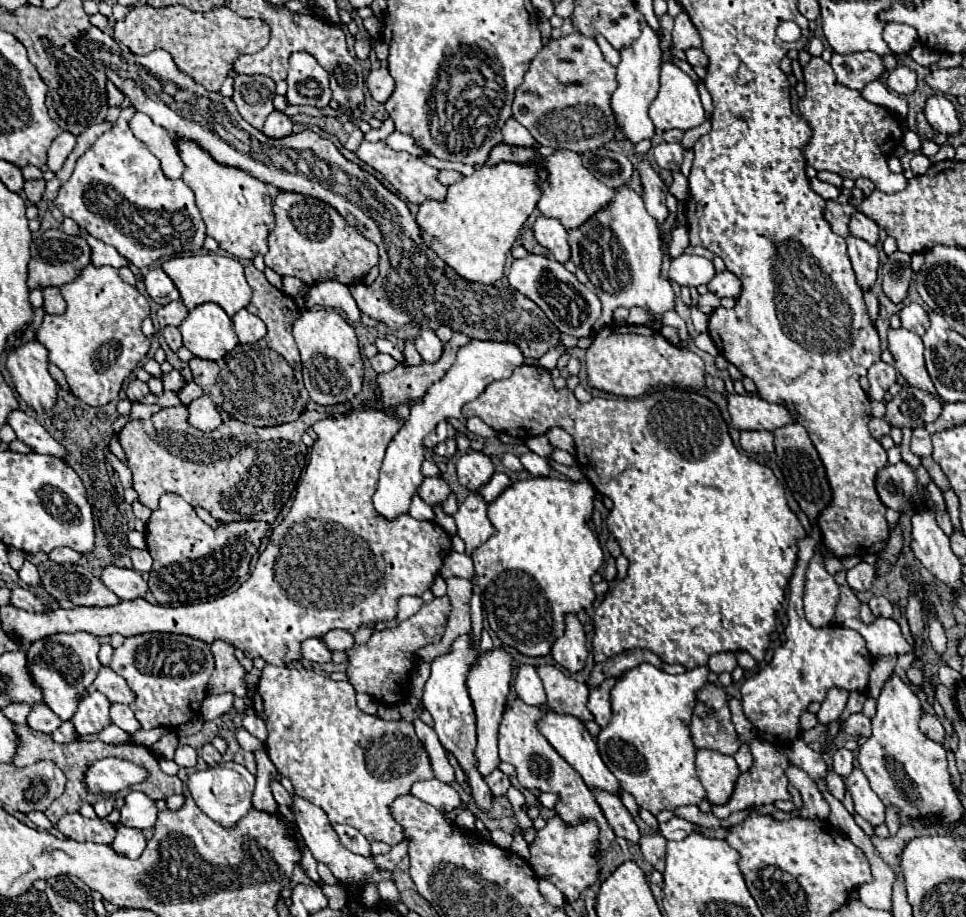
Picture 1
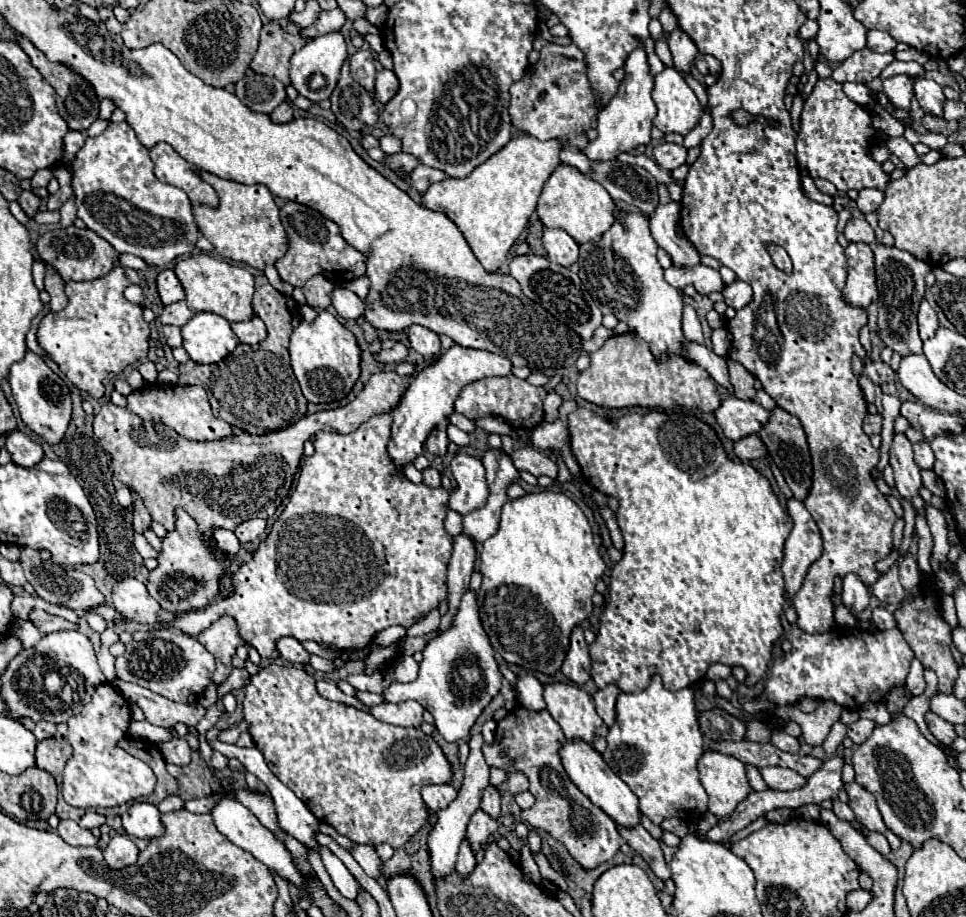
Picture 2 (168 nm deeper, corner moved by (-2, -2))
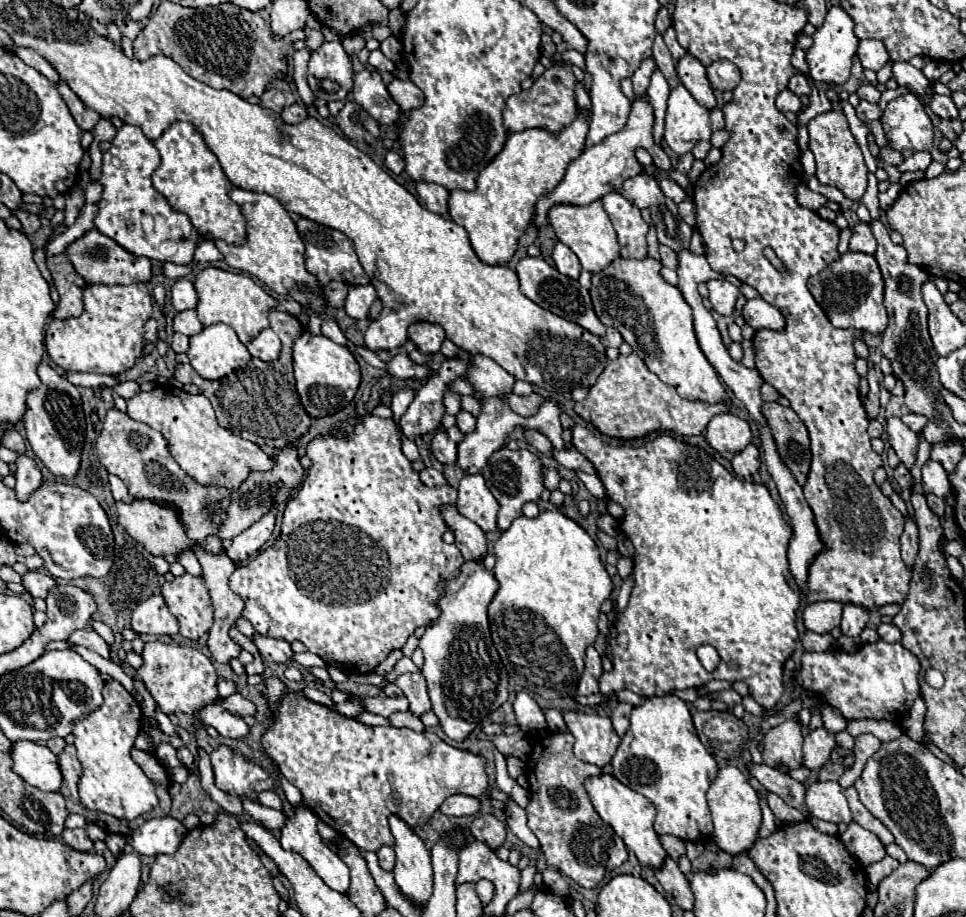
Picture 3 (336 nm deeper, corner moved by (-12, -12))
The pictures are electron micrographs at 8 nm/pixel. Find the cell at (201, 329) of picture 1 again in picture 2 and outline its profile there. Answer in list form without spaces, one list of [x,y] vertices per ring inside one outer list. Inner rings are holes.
[[[213,312],[195,314],[183,328],[183,348],[189,358],[199,364],[221,362],[237,346],[237,336],[233,334],[229,322]]]

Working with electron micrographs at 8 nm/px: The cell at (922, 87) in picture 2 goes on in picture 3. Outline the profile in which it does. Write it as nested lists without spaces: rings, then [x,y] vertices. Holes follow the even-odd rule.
[[[893,62],[891,70],[893,70],[893,78],[897,80],[899,86],[905,86],[917,94],[923,94],[929,90],[929,80],[923,76],[921,70],[913,68],[909,62]]]

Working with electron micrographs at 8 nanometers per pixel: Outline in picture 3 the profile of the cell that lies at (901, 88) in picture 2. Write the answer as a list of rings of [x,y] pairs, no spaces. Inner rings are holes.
[[[913,94],[891,100],[881,116],[881,124],[889,146],[905,158],[921,150],[929,152],[933,146],[933,124]]]

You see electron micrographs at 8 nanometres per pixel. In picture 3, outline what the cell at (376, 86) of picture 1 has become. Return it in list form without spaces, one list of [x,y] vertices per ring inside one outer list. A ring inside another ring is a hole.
[[[393,78],[393,82],[387,86],[389,94],[393,96],[393,100],[401,106],[403,112],[407,110],[415,110],[423,104],[425,96],[423,92],[411,82],[411,80],[399,80],[399,78]]]

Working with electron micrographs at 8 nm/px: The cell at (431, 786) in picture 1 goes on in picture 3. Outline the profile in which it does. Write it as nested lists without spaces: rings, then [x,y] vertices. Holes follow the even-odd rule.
[[[455,794],[449,796],[443,804],[441,804],[441,812],[449,814],[449,816],[475,816],[481,808],[479,798],[473,796],[465,796],[465,794]]]

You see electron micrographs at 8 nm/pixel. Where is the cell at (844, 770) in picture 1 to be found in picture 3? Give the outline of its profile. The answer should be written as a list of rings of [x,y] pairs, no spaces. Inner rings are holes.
[[[813,782],[809,784],[805,794],[807,810],[819,820],[851,824],[851,810],[843,792],[845,790],[837,782]]]

